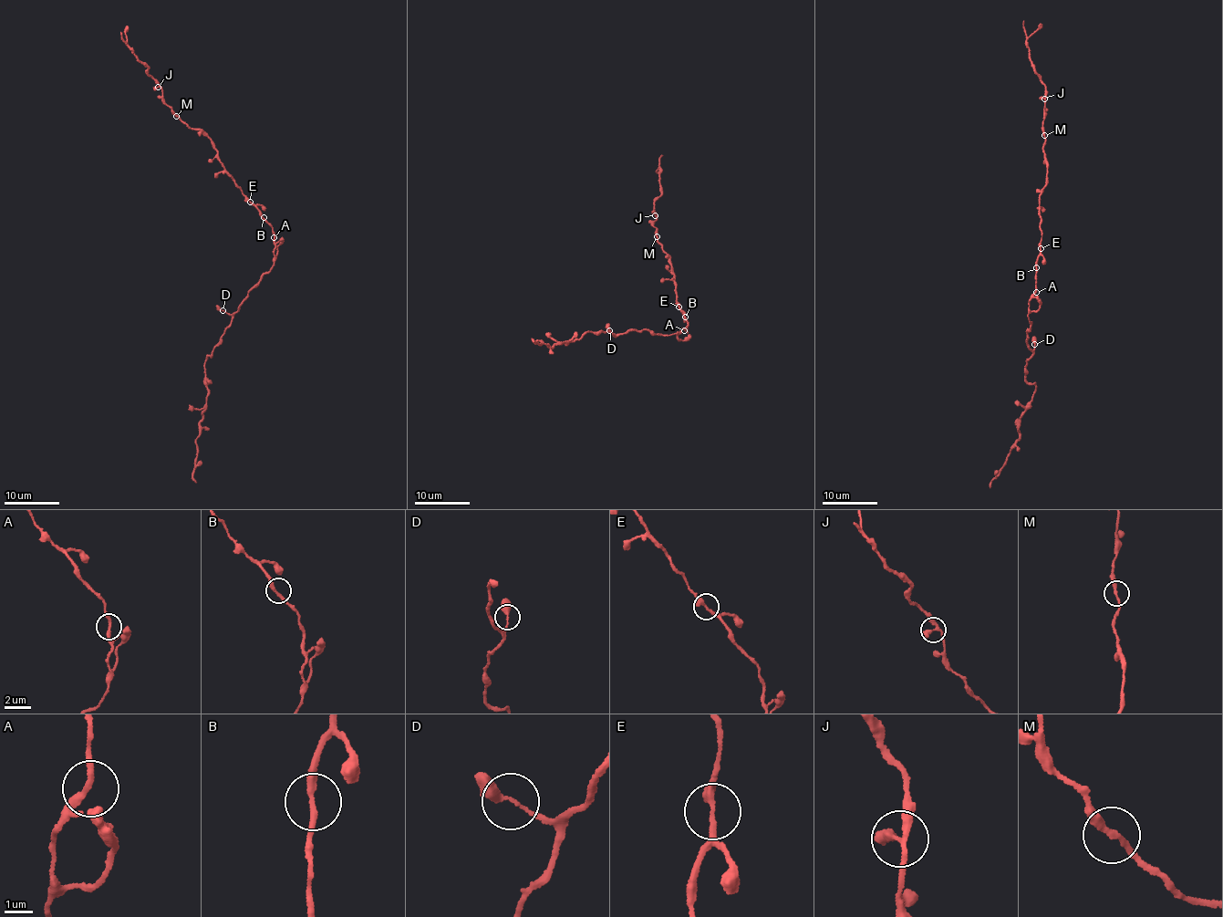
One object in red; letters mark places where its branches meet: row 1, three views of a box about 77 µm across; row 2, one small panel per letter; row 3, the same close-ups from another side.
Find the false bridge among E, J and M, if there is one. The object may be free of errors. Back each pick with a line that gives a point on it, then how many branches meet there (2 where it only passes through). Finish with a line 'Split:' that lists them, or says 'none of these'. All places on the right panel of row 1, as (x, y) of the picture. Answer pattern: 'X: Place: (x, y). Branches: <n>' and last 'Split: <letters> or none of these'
Split: none of these

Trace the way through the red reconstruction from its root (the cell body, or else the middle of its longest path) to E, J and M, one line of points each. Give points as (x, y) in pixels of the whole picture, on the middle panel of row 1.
E: (686, 329), (689, 323), (679, 307)
J: (686, 329), (689, 323), (677, 300), (673, 268), (653, 225), (658, 219), (655, 215)
M: (686, 329), (689, 323), (677, 300), (673, 268), (657, 236)

